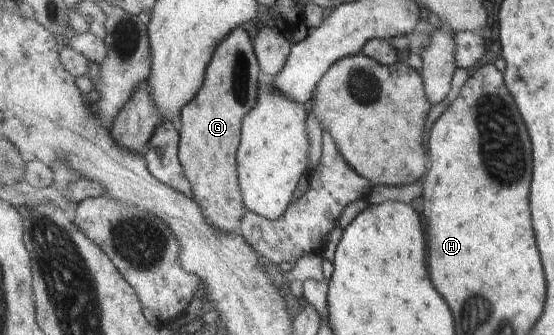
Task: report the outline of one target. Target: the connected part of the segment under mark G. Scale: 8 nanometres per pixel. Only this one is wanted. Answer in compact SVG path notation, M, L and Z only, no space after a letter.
M236 28L216 48L208 66L204 86L196 98L182 108L179 159L194 196L208 222L221 231L237 233L249 209L240 188L237 155L241 143L243 120L256 106L260 68L252 38L244 28Z

